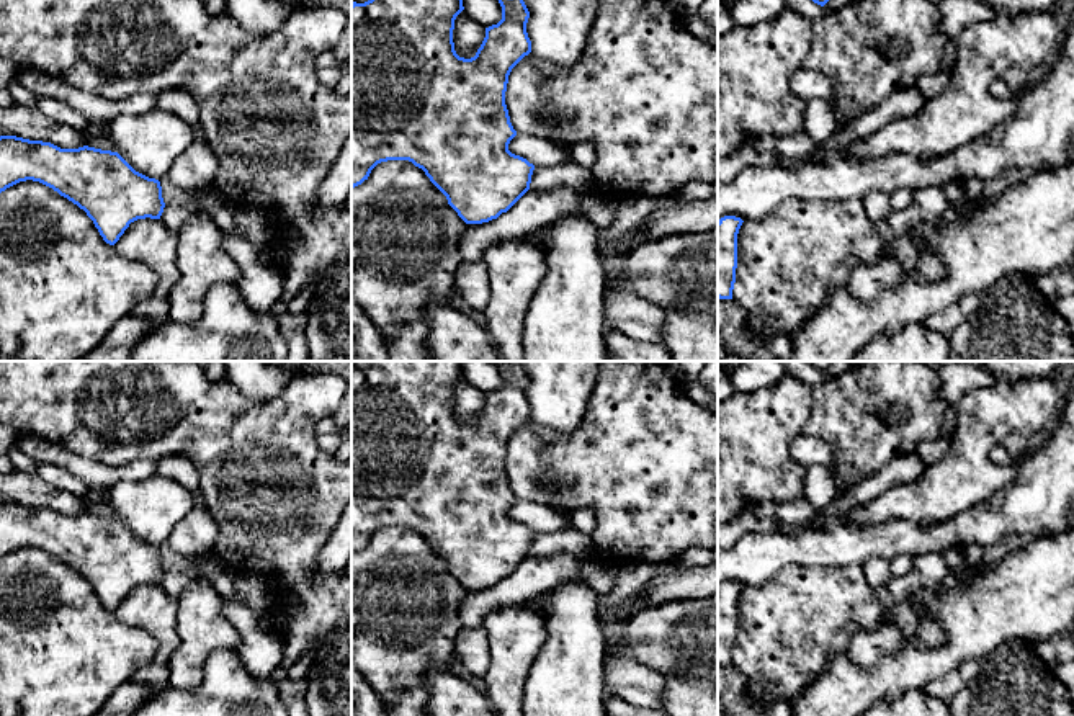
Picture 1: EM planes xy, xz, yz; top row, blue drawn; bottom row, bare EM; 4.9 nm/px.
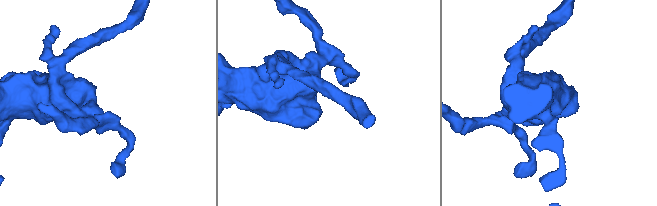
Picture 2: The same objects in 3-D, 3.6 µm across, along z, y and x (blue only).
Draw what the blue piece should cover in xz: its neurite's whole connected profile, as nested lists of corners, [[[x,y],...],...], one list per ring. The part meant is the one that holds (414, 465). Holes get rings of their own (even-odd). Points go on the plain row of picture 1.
[[[374,361],[365,369],[351,369],[351,554],[368,546],[371,536],[381,528],[409,526],[425,538],[466,590],[482,590],[497,585],[530,556],[535,531],[508,517],[517,497],[510,489],[505,471],[508,441],[531,418],[531,407],[526,399],[530,378],[520,361],[497,361],[495,365],[502,373],[502,386],[486,394],[486,404],[471,425],[459,423],[453,409],[454,386],[464,376],[461,361]]]

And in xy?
[[[0,502],[0,559],[26,546],[52,554],[83,575],[110,611],[119,606],[131,588],[160,585],[165,574],[160,548],[136,538],[118,518],[88,512],[60,515],[51,508]]]

